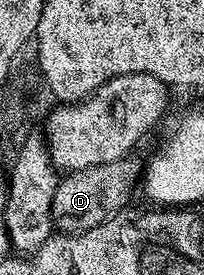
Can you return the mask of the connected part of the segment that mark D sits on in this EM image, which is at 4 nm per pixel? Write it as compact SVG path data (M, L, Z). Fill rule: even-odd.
M133 157L111 161L107 165L95 165L79 171L62 174L57 180L55 201L51 201L53 225L58 232L78 235L107 223L118 213L124 212L129 203L133 186L138 186L143 167Z

